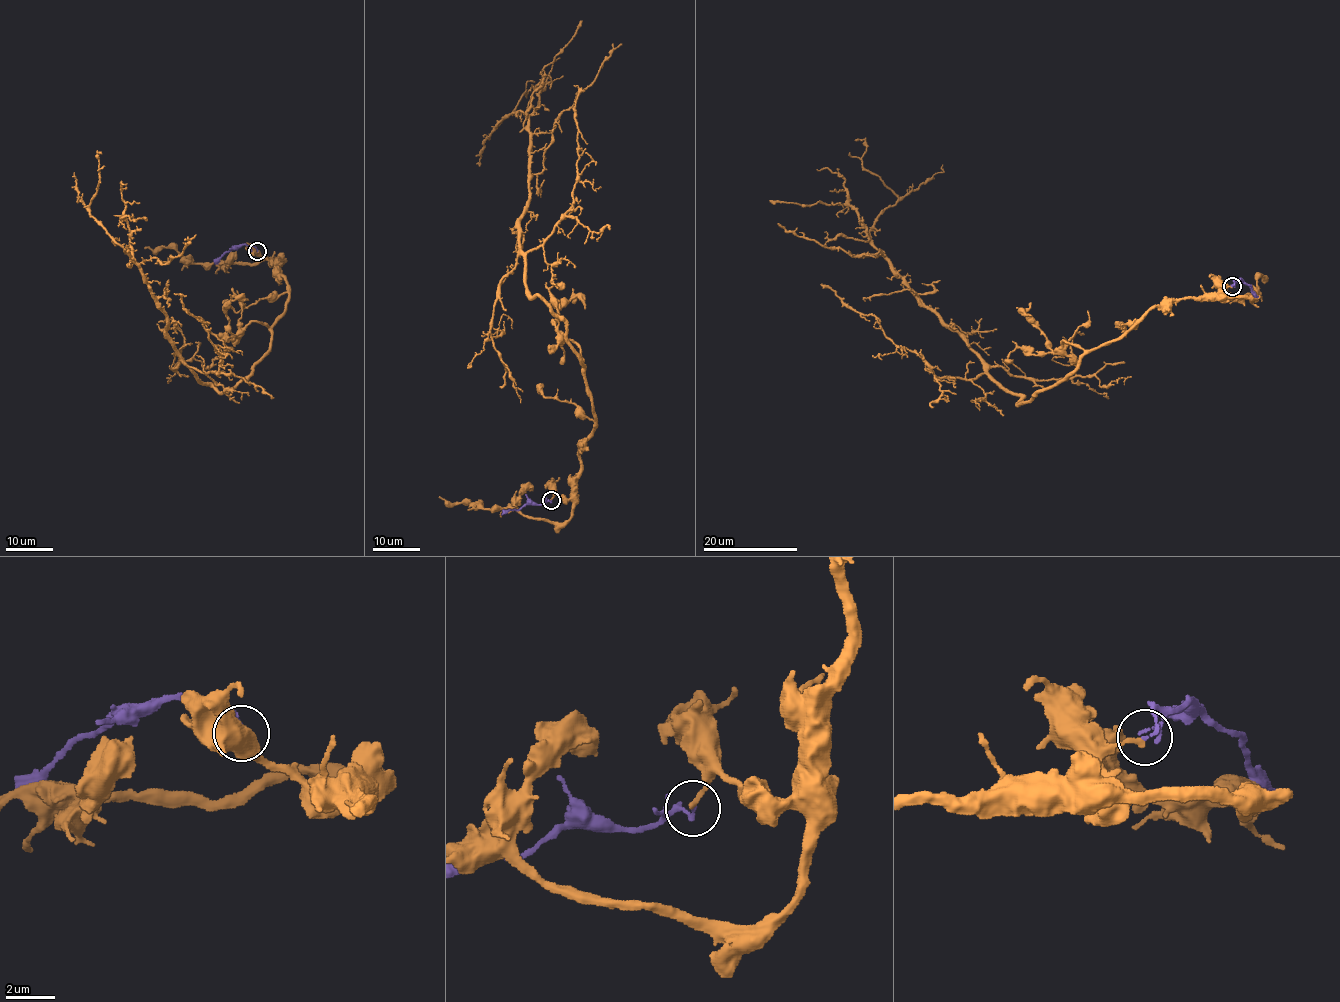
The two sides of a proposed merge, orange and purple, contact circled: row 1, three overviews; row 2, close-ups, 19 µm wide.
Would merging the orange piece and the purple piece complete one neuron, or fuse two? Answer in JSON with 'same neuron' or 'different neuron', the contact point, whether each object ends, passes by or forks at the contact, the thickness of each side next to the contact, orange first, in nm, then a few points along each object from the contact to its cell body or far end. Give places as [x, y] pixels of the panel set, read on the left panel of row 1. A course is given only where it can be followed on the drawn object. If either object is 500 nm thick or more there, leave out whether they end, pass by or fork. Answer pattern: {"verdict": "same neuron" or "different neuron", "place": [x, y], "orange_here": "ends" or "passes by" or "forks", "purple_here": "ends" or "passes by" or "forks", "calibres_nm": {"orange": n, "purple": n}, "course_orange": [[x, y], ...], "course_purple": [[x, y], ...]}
{"verdict": "different neuron", "place": [257, 251], "orange_here": "ends", "purple_here": "ends", "calibres_nm": {"orange": 200, "purple": 120}, "course_orange": [[256, 251], [280, 264], [283, 311], [251, 373], [217, 392], [176, 351], [142, 269], [90, 213], [101, 153]], "course_purple": [[256, 251], [254, 246], [234, 246], [214, 263]]}

